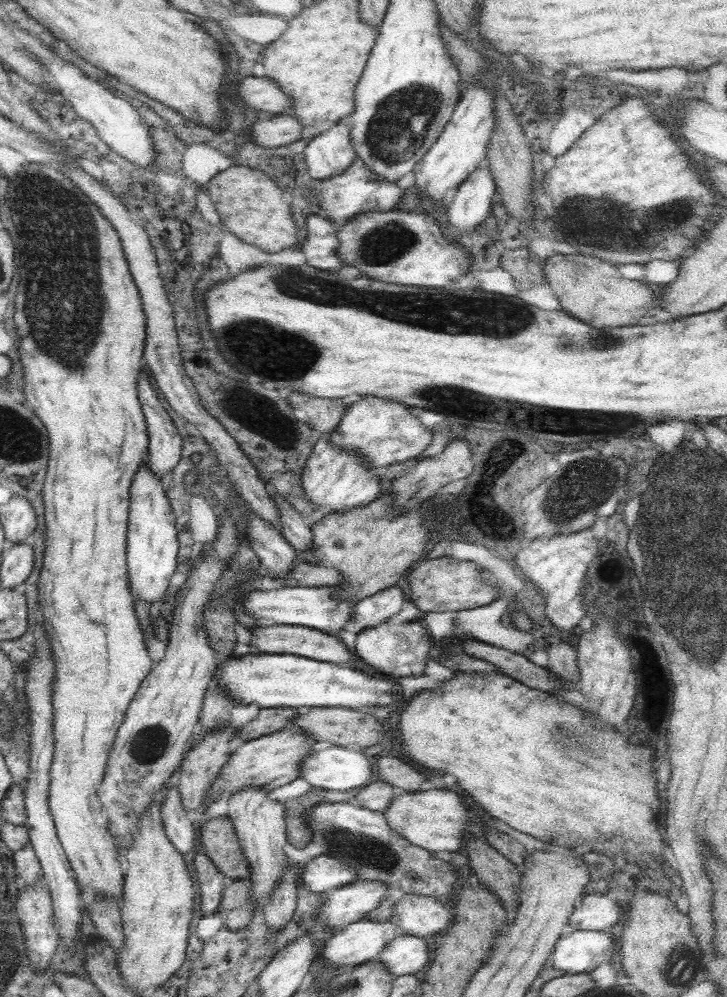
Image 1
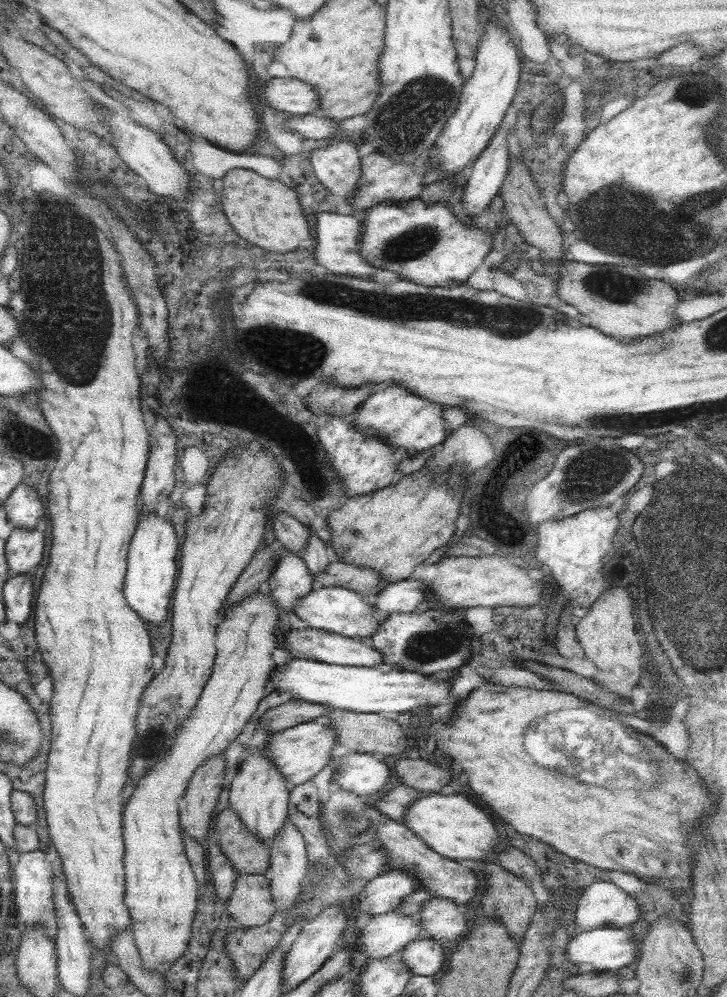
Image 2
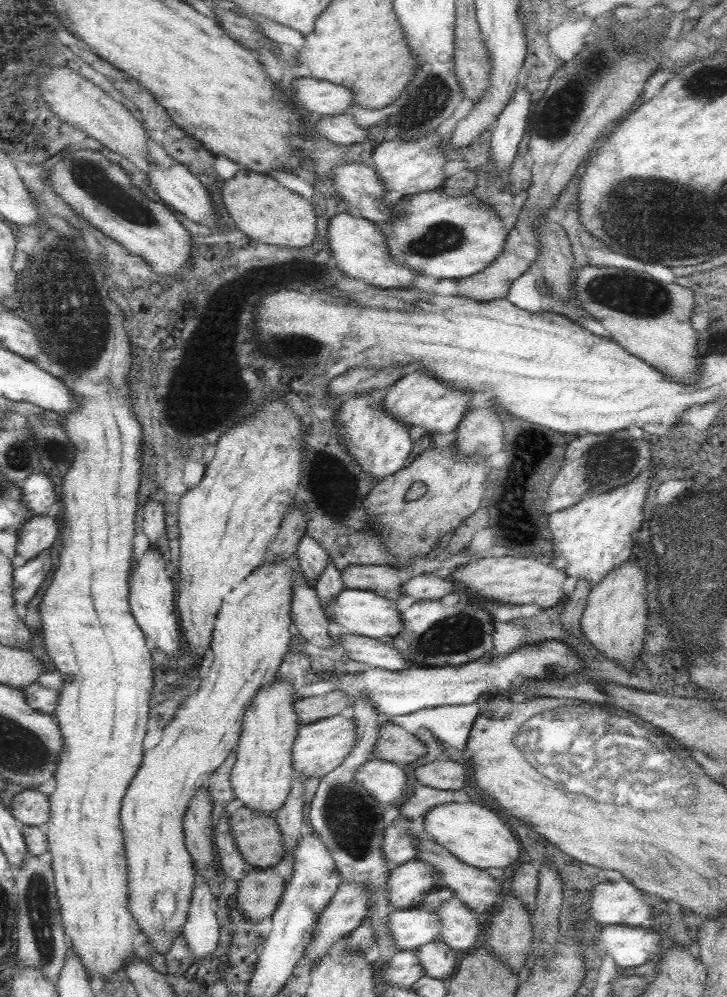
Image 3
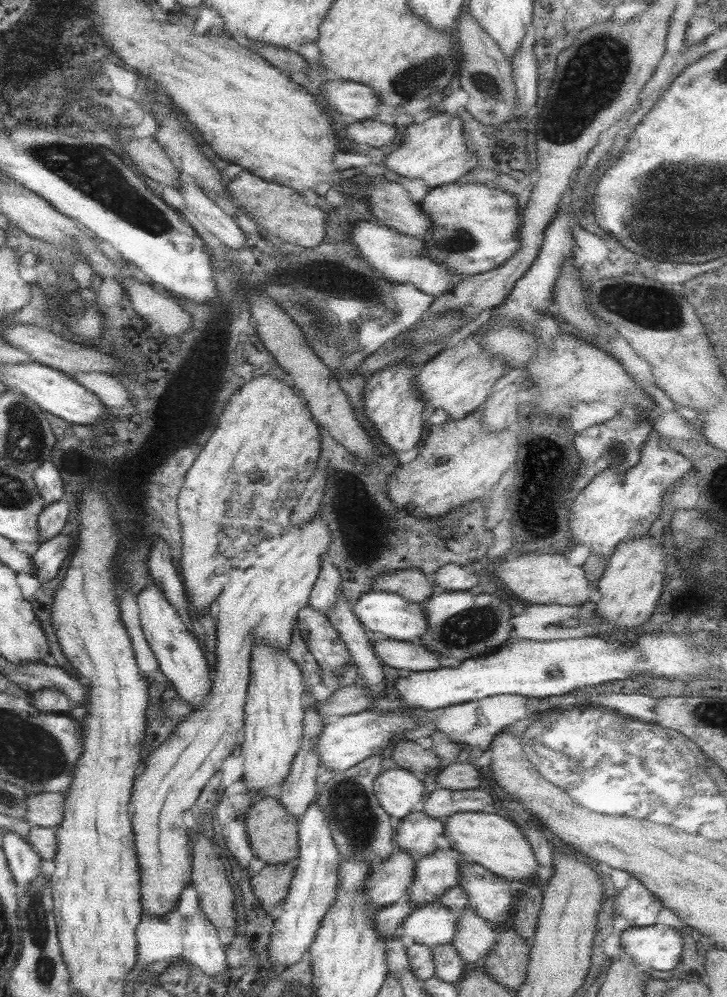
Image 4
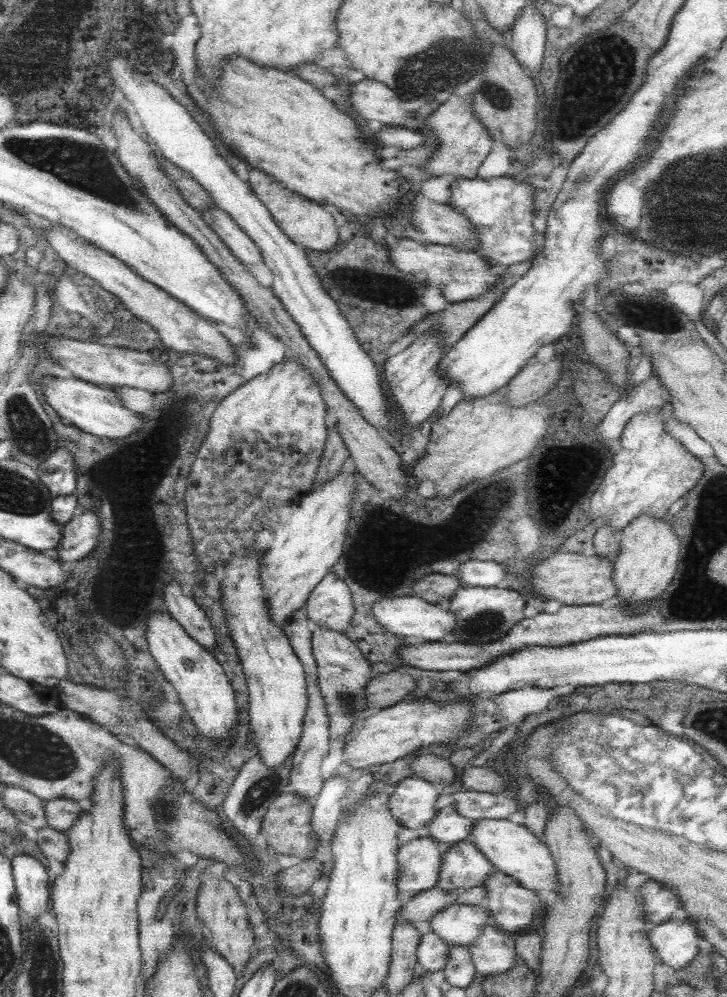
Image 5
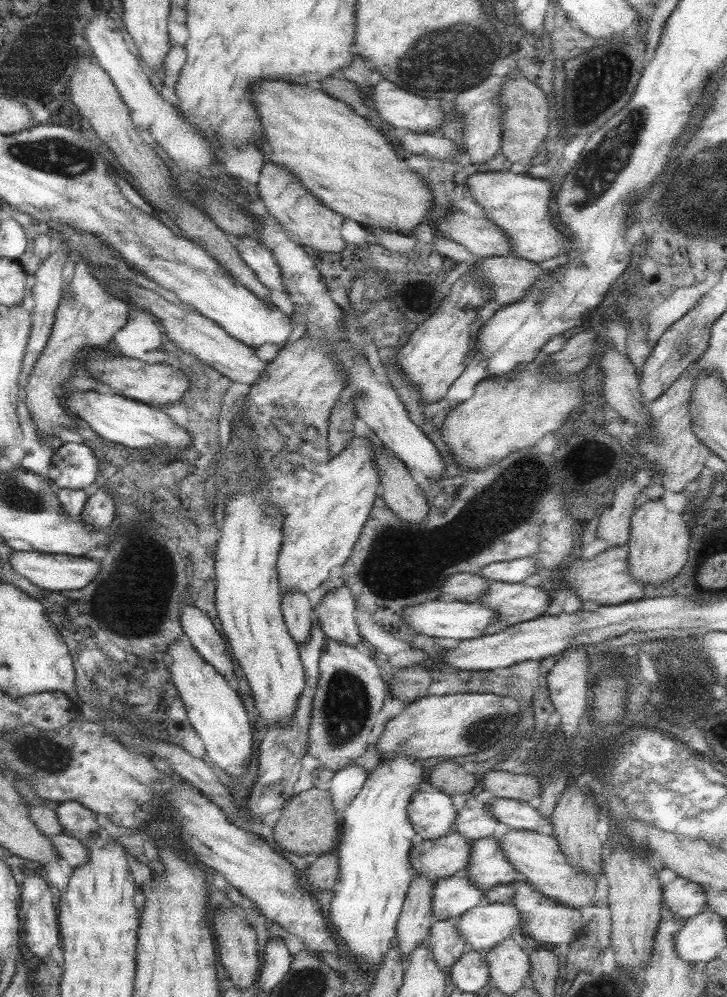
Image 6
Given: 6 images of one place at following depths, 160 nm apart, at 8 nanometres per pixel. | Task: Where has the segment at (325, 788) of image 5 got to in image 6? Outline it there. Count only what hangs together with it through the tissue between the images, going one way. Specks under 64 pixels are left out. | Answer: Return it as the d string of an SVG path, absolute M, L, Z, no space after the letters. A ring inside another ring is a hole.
M347 764L340 767L333 773L328 780L330 805L337 818L343 814L344 808L353 800L353 797L359 792L363 781L367 778L367 772L356 764Z

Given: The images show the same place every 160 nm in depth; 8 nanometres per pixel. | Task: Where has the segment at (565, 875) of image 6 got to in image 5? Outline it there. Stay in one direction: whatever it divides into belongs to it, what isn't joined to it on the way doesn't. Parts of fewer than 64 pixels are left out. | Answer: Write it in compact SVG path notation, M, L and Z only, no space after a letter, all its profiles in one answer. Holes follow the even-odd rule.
M507 819L501 820L474 820L469 829L469 839L471 845L491 862L491 867L503 875L515 880L519 886L527 890L551 890L556 892L557 873L555 865L551 861L551 855L543 841L531 835L523 825L513 823Z

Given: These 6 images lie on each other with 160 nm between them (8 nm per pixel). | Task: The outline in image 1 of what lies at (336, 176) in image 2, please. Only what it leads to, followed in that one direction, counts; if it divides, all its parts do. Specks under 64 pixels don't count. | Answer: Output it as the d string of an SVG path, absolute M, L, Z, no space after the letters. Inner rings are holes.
M341 118L326 131L309 136L303 149L303 163L314 181L342 173L357 158L345 124Z

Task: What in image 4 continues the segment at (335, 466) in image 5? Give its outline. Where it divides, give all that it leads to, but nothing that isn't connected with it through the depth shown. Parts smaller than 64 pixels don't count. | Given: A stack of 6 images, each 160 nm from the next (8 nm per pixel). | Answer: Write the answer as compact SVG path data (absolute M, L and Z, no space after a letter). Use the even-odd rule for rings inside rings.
M317 465L306 480L299 500L291 511L288 528L284 528L279 536L271 536L271 540L263 540L259 544L259 556L255 556L255 564L246 568L245 572L234 572L230 583L223 588L221 595L215 598L216 613L214 614L215 629L215 664L211 668L208 693L198 707L193 707L183 718L177 721L171 734L155 747L142 760L139 772L136 773L131 785L129 811L133 847L139 865L139 903L145 917L161 918L177 907L179 894L190 884L190 852L189 829L185 827L181 814L190 809L198 797L204 784L219 771L221 762L230 756L236 747L237 732L243 724L243 707L249 682L251 645L259 643L269 649L285 651L291 643L291 635L300 608L307 605L307 599L313 581L319 572L320 560L328 543L326 522L318 516L323 484L325 484L325 466Z

